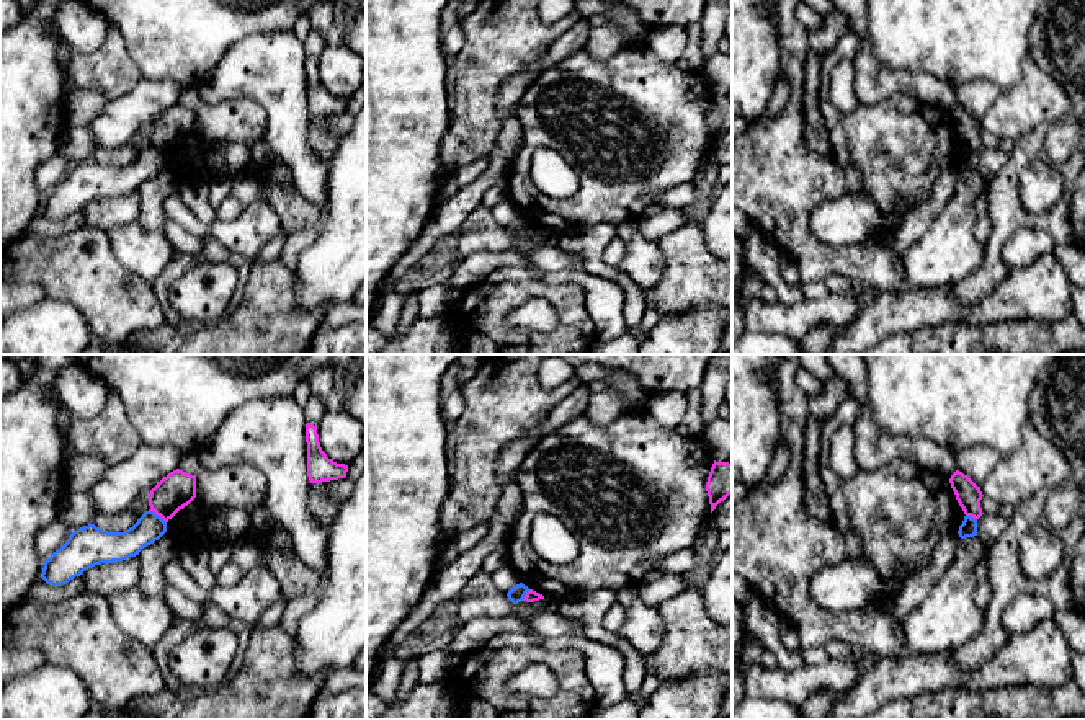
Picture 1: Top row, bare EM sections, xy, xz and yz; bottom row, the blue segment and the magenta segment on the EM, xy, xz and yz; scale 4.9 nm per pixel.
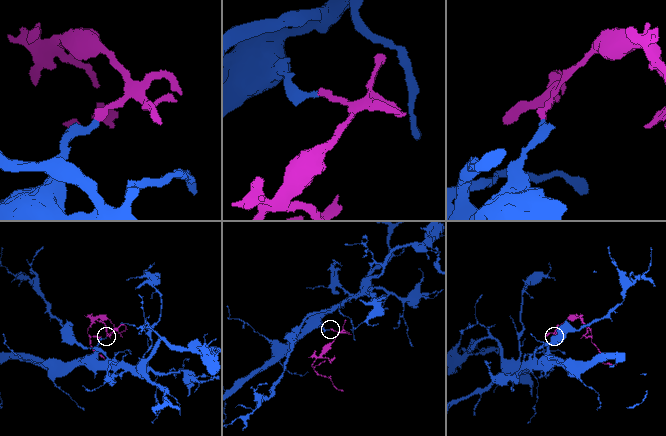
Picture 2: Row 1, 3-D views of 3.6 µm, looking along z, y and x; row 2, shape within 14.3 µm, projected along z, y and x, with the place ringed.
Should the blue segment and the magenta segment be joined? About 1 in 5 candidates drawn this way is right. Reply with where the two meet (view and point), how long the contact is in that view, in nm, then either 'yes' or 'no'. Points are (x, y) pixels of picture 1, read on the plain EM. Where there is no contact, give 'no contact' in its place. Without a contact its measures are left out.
xy (156, 149) | 110 nm | no

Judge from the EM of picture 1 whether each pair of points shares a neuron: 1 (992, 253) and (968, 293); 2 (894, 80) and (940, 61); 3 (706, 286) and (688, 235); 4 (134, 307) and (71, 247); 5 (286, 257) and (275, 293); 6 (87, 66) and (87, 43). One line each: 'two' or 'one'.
1: one
2: two
3: one
4: one
5: two
6: two

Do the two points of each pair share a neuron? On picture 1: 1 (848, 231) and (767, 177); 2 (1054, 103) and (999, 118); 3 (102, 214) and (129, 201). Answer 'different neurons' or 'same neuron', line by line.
1: different neurons
2: same neuron
3: same neuron

